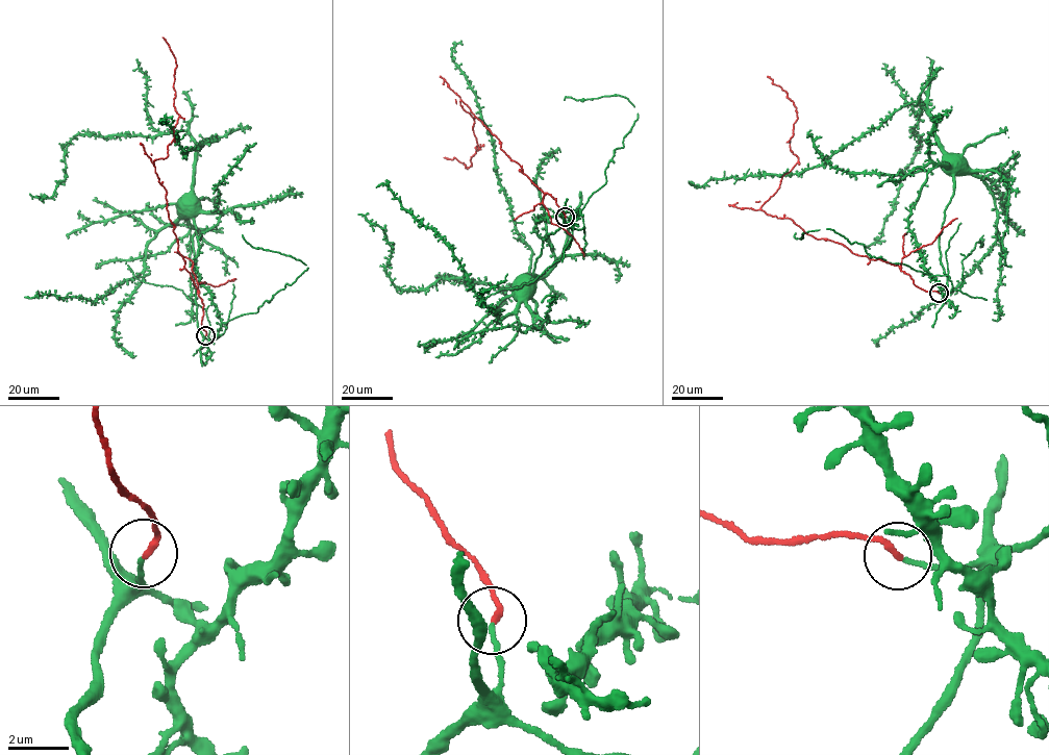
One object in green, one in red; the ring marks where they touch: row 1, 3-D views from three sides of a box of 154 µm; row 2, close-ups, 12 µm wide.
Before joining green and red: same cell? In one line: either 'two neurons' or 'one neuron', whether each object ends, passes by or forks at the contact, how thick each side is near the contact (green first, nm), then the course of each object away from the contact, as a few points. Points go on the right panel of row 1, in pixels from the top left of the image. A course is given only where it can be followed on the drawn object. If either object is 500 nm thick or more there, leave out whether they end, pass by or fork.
one neuron; green ends; red ends; calibres 150 and 190 nm; course green (939, 293), (946, 293), (940, 234), (953, 177), (933, 120), (915, 102), (820, 165), (799, 173), (694, 183); course red (939, 293), (917, 286), (899, 266), (818, 240), (760, 209), (798, 159), (790, 149), (796, 107), (767, 76)

